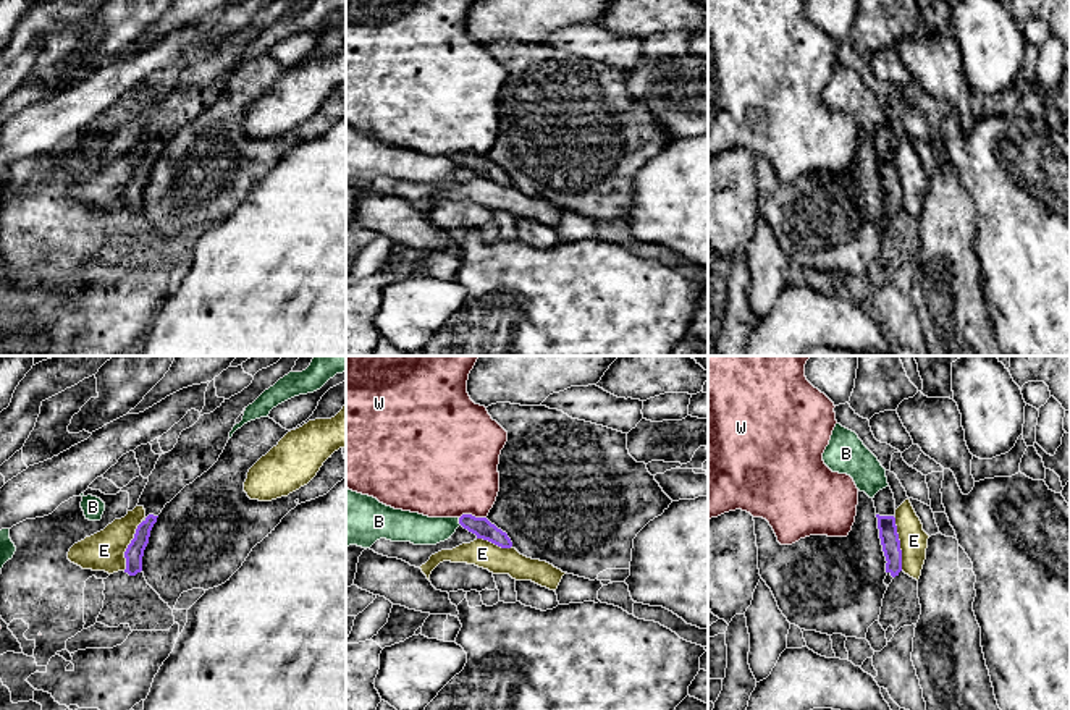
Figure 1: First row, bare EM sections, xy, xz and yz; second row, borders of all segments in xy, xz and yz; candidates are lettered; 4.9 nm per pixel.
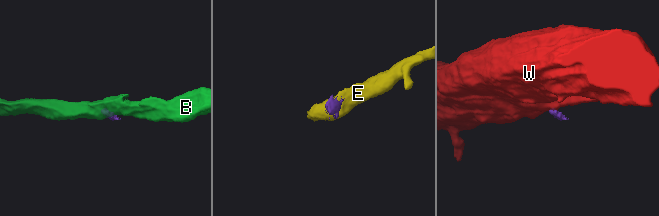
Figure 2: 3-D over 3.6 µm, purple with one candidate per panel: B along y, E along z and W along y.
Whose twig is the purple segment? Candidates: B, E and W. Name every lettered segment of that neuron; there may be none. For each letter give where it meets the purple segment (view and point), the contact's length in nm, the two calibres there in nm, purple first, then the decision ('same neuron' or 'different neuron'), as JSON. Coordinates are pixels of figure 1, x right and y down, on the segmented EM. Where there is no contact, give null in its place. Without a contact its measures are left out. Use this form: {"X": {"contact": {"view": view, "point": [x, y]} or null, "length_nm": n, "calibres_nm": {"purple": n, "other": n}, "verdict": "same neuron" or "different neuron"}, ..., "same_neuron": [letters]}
{"B": {"contact": {"view": "xz", "point": [459, 521]}, "length_nm": 40, "calibres_nm": {"purple": 100, "other": 150}, "verdict": "different neuron"}, "E": {"contact": {"view": "yz", "point": [899, 544]}, "length_nm": 260, "calibres_nm": {"purple": 100, "other": 140}, "verdict": "different neuron"}, "W": {"contact": {"view": "xz", "point": [472, 516]}, "length_nm": 140, "calibres_nm": {"purple": 100, "other": 440}, "verdict": "different neuron"}, "same_neuron": []}

